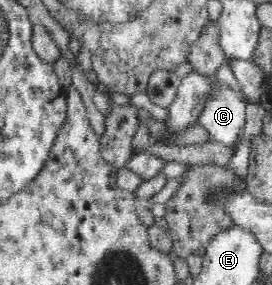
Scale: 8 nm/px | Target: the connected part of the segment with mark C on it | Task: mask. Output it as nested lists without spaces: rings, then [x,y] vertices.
[[[215,73],[205,77],[208,80],[207,100],[196,124],[205,128],[212,140],[236,146],[246,122],[243,96],[220,84]]]

